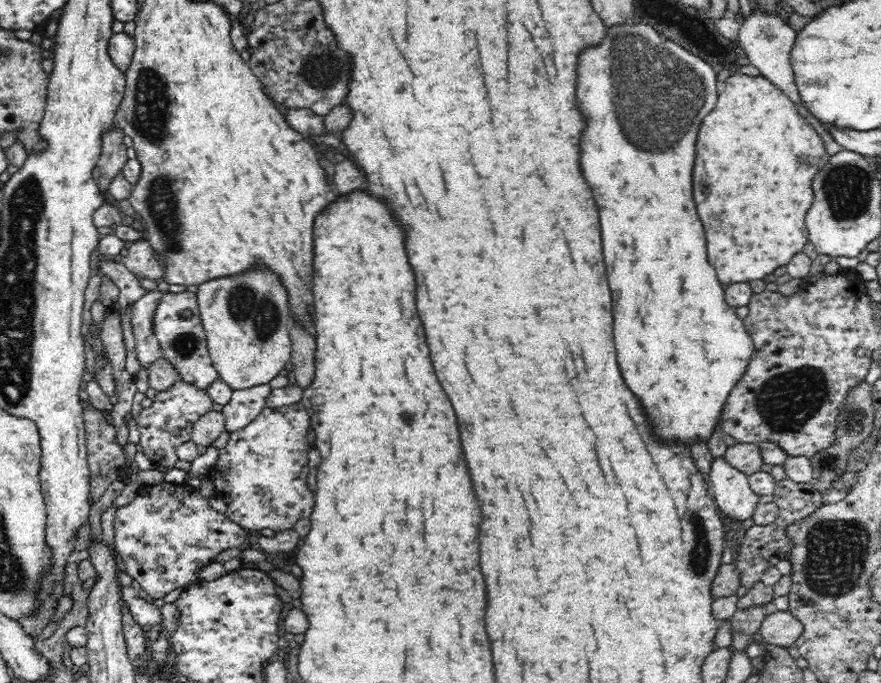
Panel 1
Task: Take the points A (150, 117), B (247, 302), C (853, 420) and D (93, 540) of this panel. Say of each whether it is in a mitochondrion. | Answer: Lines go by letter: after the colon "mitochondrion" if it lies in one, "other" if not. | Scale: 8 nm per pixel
A: mitochondrion
B: mitochondrion
C: mitochondrion
D: other

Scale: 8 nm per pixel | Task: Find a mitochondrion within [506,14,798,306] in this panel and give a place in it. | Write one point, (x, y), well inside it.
(660, 120)

